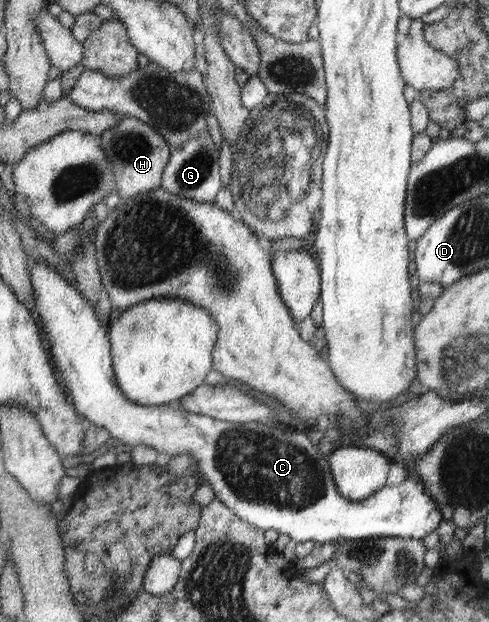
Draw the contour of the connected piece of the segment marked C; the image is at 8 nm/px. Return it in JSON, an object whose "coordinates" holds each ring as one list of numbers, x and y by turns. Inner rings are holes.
{"coordinates":[[28,255,28,271,31,275,35,306,38,310,40,324,43,323,44,337,48,339,51,360,62,378,74,404,76,412,84,417,87,424,106,430,110,437,116,438,124,446,145,445,156,449,157,453,166,453,175,460,180,454,191,455,203,479,202,483,210,485,216,498,226,504,240,519,247,520,252,527,268,531,274,529,279,534,288,535,298,543,314,541,316,544,333,542,349,538,365,537,406,537,423,539,436,531,442,512,426,492,423,482,417,475,407,475,400,483,381,487,375,495,360,502,346,500,338,492,331,477,329,461,314,447,314,443,304,433,286,433,278,431,273,424,230,423,212,419,211,416,192,414,178,407,177,403,164,406,146,407,128,400,115,378,114,361,111,357,110,331,108,325,98,319,92,304,77,290,76,284,68,283,50,263]]}

